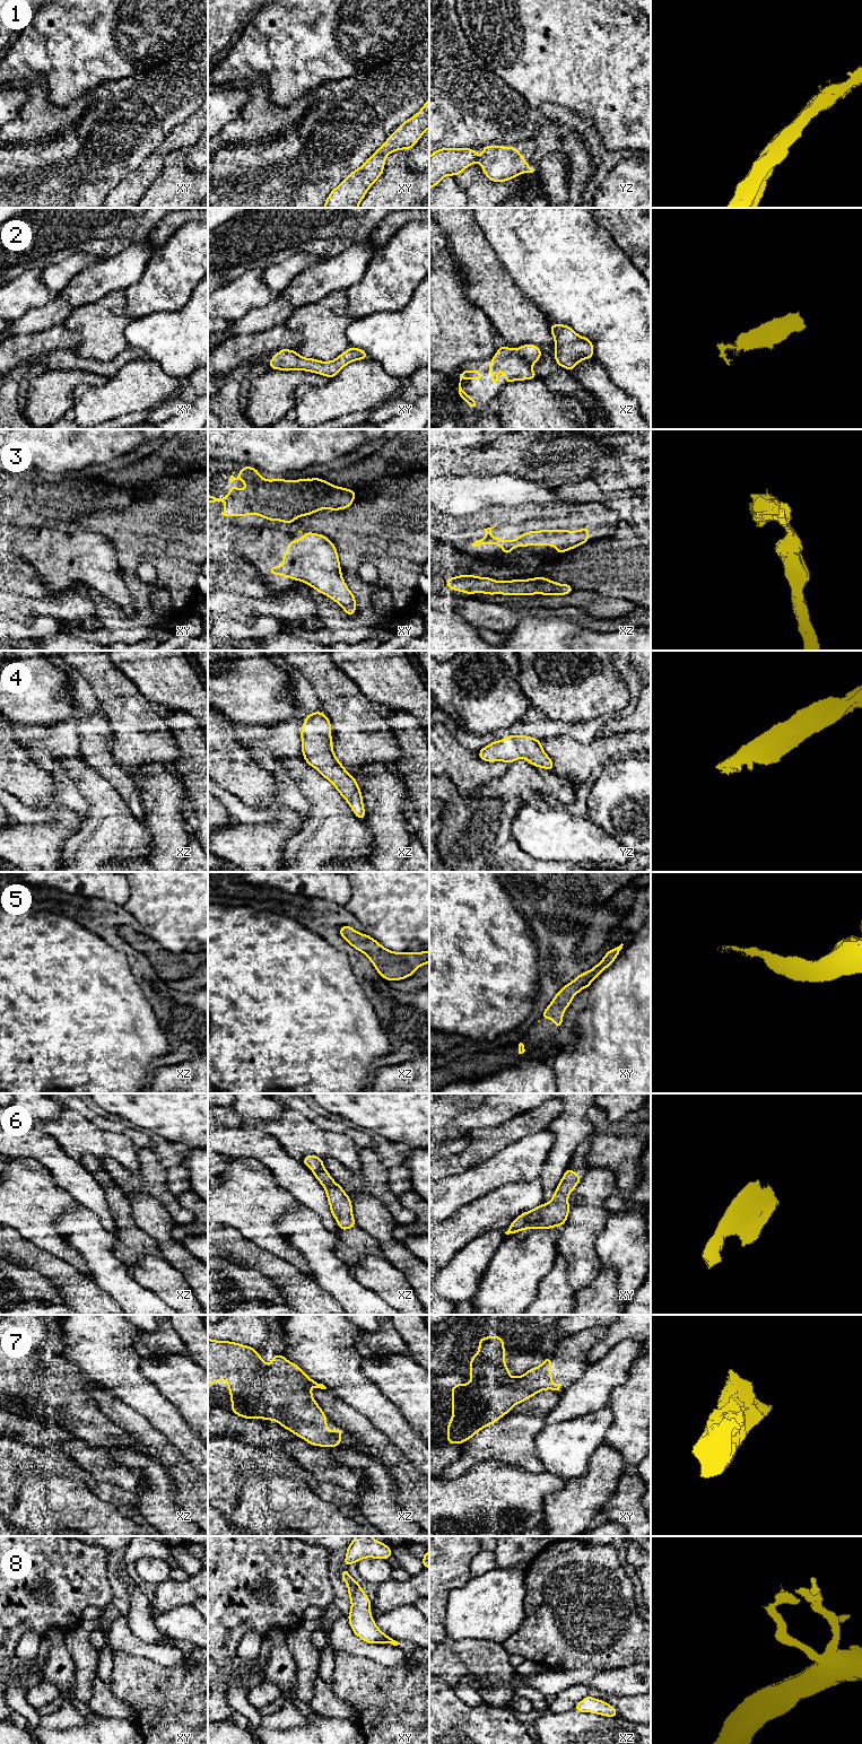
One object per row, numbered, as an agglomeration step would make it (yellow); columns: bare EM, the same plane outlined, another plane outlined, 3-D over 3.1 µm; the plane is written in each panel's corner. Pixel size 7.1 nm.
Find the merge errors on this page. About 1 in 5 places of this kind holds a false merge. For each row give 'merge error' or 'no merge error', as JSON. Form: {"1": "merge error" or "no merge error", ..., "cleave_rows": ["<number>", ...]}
{"1": "no merge error", "2": "no merge error", "3": "no merge error", "4": "no merge error", "5": "no merge error", "6": "no merge error", "7": "no merge error", "8": "no merge error", "cleave_rows": []}

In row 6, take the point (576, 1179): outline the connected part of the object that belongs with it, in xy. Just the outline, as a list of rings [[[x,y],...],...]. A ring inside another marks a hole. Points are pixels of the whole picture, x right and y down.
[[[566,1169],[549,1203],[541,1204],[531,1211],[519,1215],[510,1226],[506,1235],[515,1233],[524,1229],[550,1229],[561,1227],[568,1217],[568,1195],[581,1181],[581,1175]]]

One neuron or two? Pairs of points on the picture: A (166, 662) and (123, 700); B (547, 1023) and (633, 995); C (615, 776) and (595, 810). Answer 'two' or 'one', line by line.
A: two
B: two
C: one

